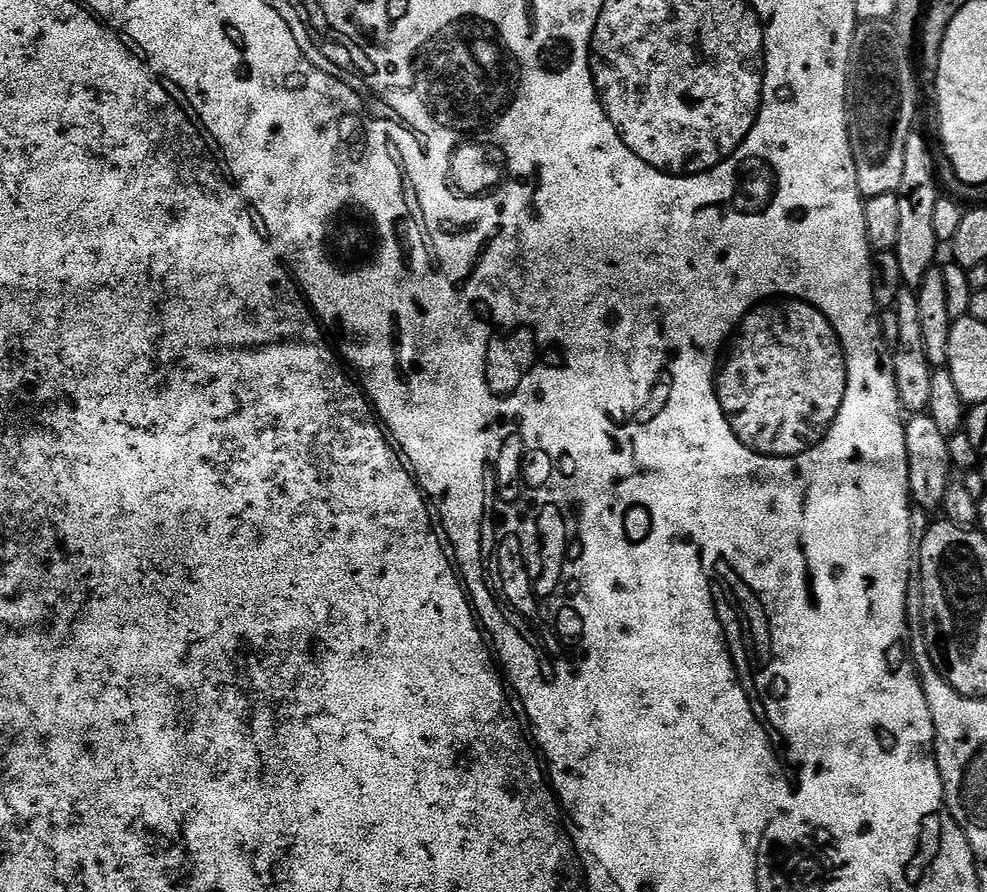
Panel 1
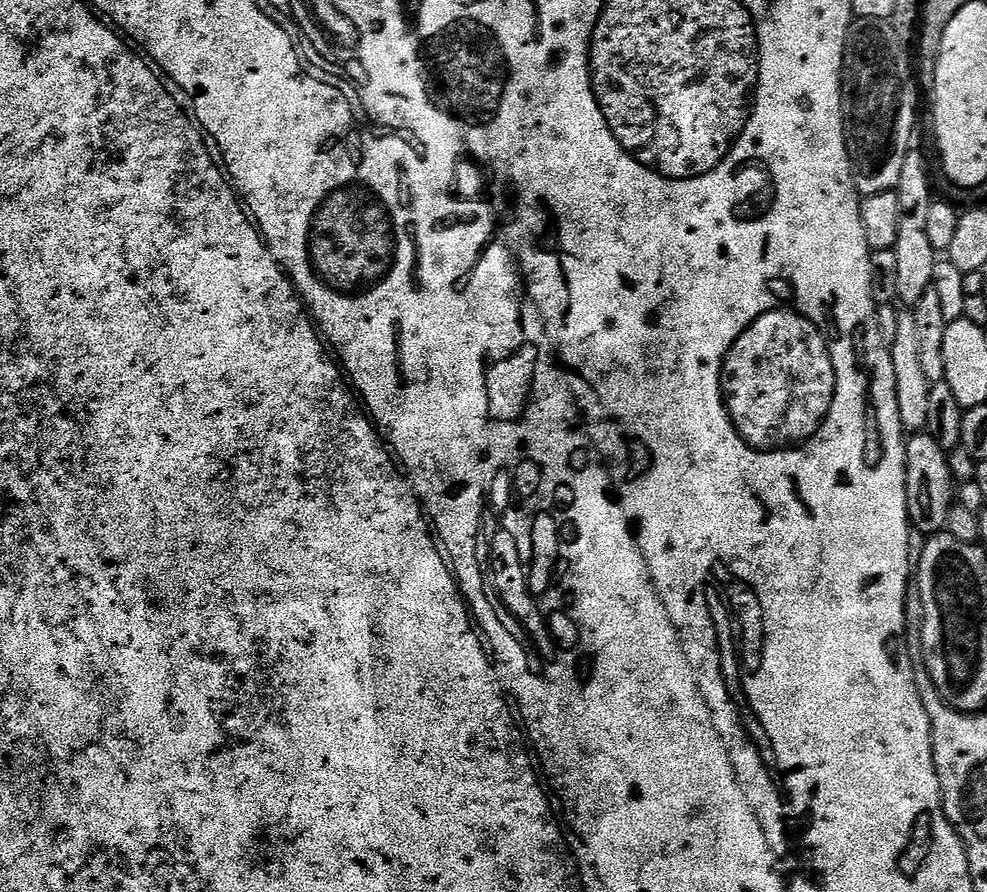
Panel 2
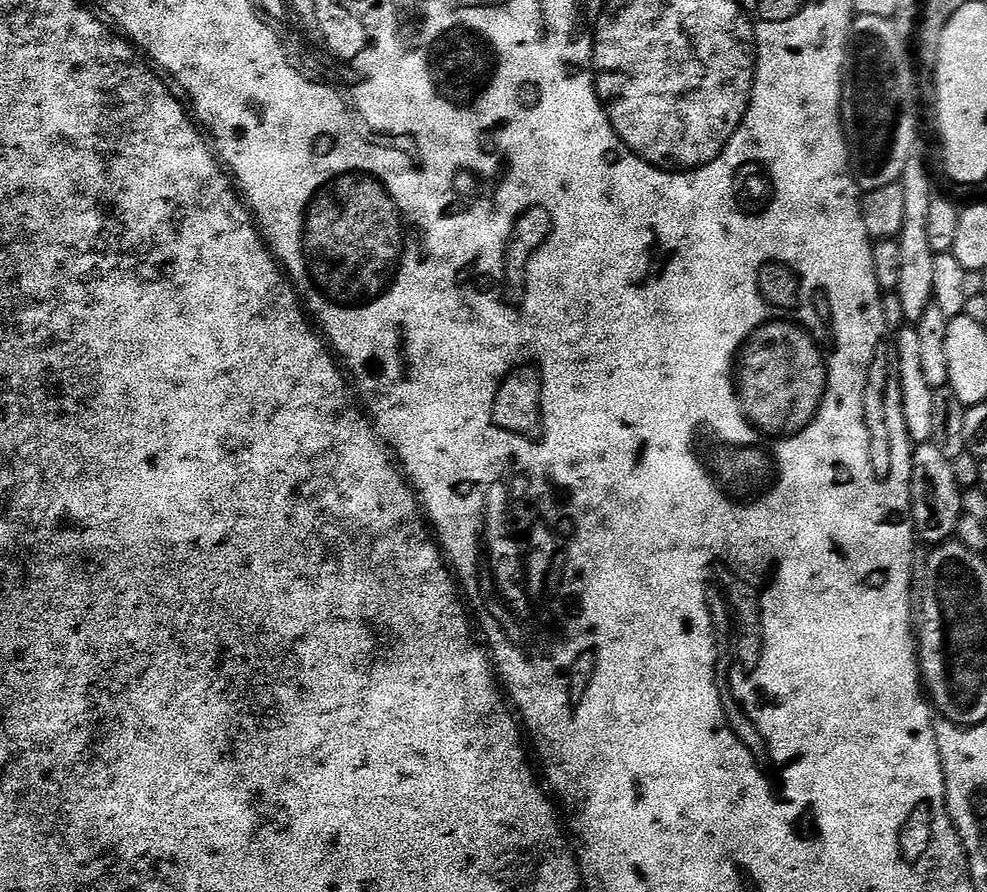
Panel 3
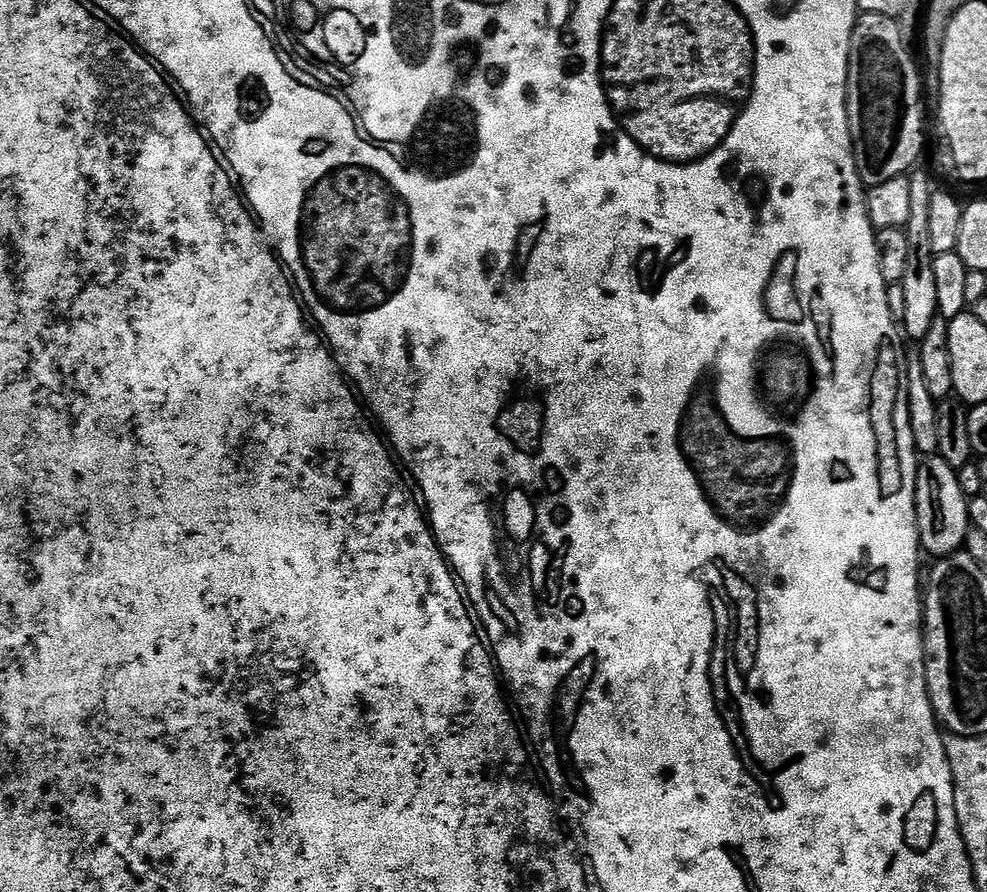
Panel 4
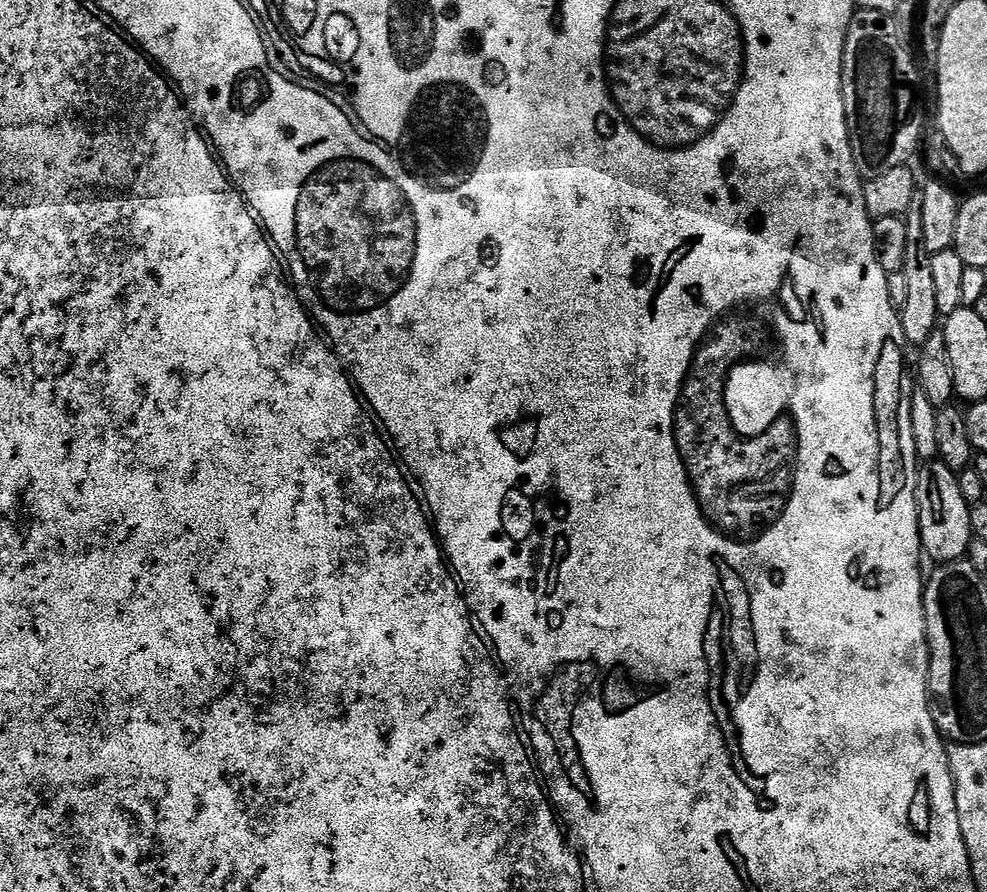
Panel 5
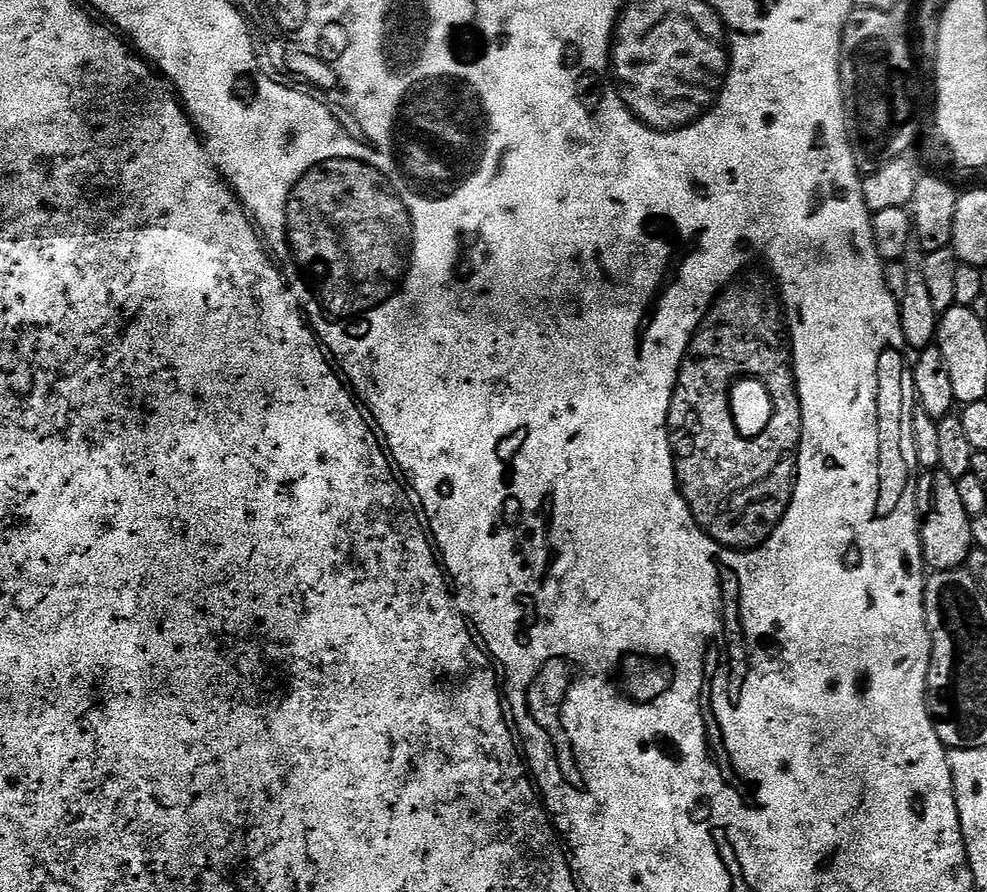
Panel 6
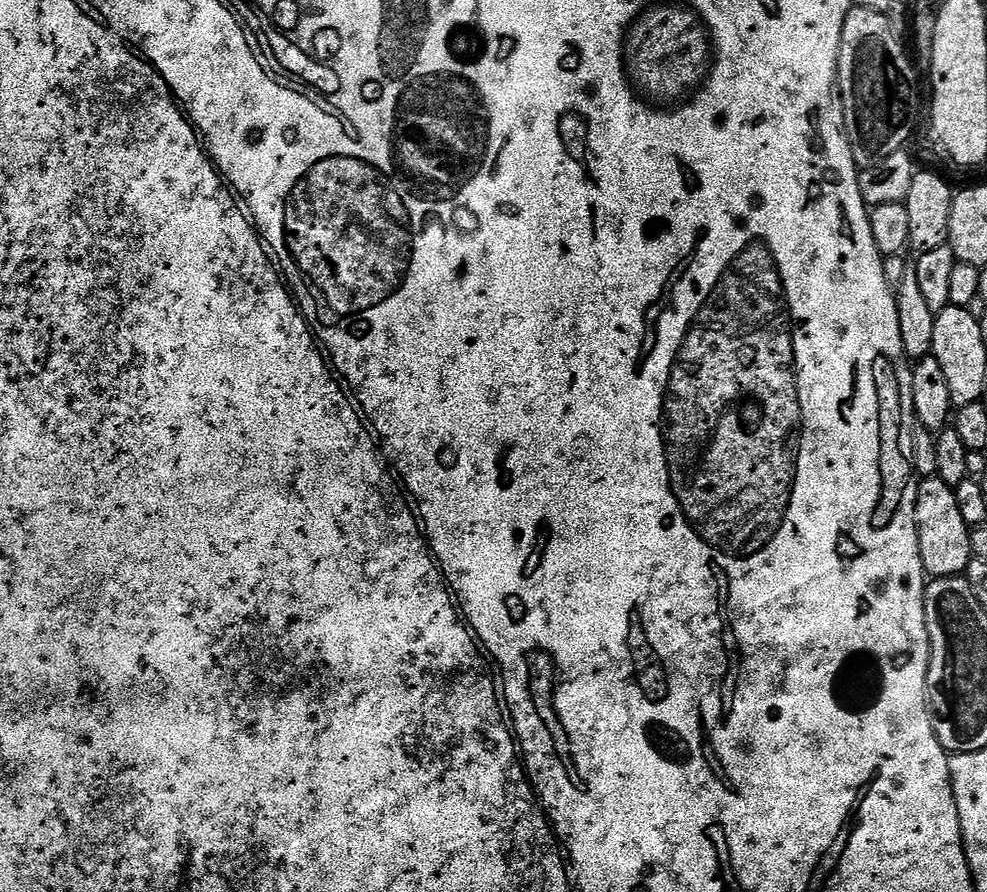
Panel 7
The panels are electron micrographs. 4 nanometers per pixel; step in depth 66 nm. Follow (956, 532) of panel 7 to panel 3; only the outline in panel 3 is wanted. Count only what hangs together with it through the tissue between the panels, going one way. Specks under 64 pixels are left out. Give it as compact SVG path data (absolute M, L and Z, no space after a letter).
M931 442L921 444L912 453L912 523L917 537L920 536L928 543L928 546L947 544L956 535L956 527L962 515L961 511L962 489L954 478L952 461L945 458L942 450Z

